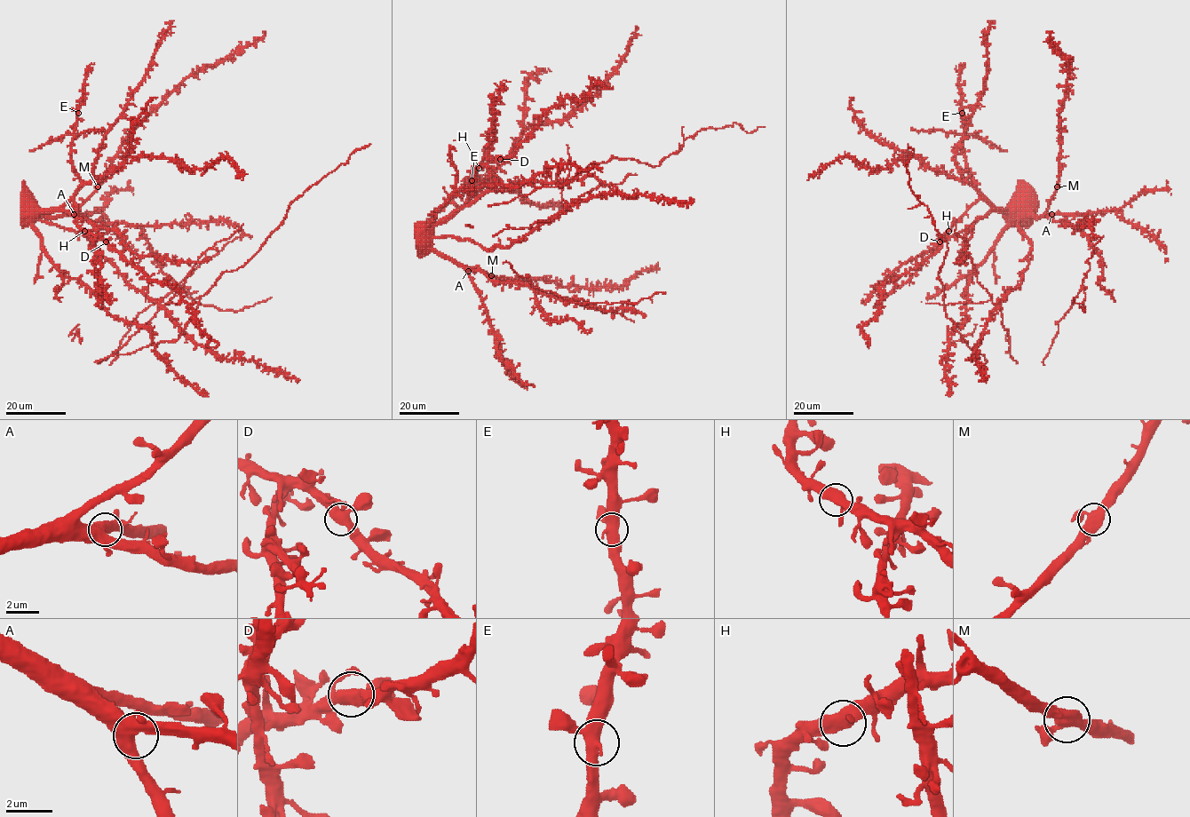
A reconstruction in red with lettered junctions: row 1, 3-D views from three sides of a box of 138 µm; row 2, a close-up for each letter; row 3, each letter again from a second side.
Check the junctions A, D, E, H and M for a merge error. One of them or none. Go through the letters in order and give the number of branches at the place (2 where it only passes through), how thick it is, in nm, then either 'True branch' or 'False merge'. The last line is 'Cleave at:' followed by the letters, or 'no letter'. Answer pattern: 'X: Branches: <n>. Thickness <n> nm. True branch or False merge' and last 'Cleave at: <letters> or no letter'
A: Branches: 3. Thickness 500 nm. True branch
D: Branches: 3. Thickness 460 nm. True branch
E: Branches: 3. Thickness 460 nm. True branch
H: Branches: 3. Thickness 480 nm. True branch
M: Branches: 3. Thickness 480 nm. True branch
Cleave at: no letter

